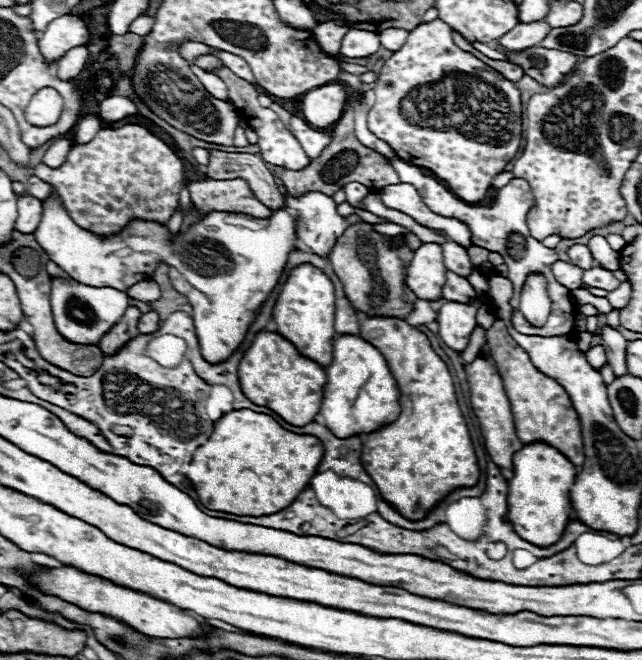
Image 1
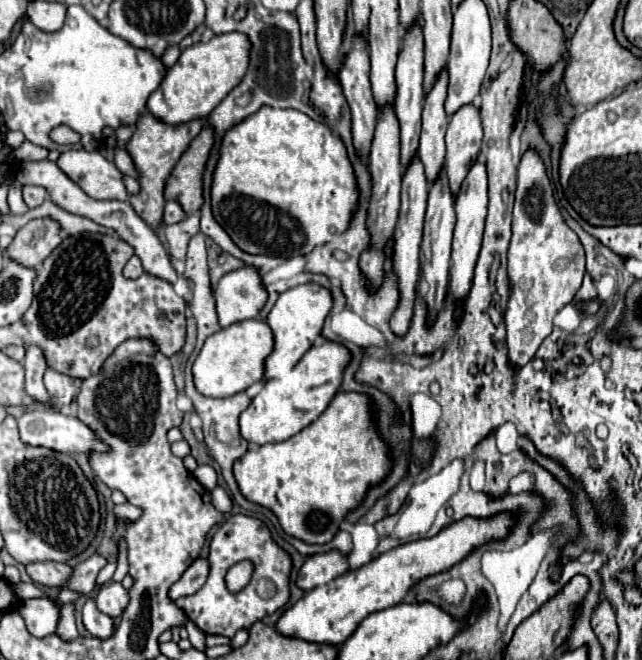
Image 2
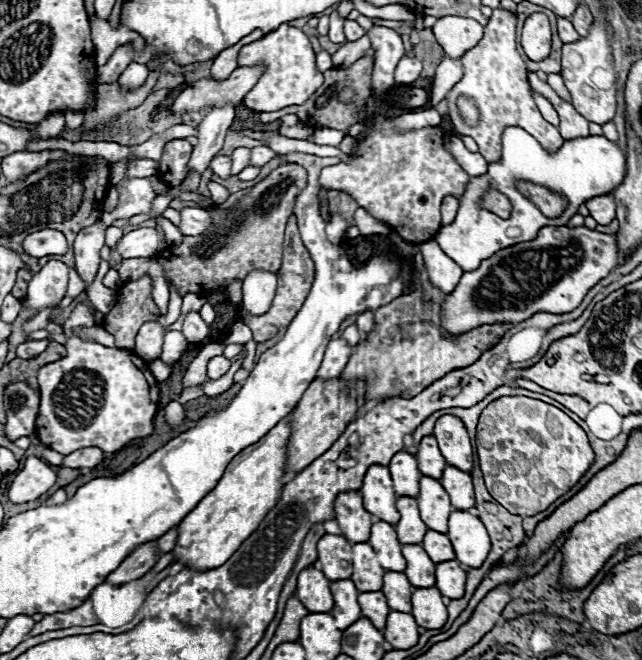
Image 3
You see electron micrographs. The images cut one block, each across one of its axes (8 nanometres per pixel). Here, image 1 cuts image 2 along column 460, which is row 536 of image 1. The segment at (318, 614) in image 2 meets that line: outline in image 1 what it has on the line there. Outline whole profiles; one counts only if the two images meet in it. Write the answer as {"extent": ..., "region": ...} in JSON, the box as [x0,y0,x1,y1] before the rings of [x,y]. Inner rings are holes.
{"extent":[508,444,576,544],"region":[[[524,444],[512,464],[512,478],[508,480],[508,518],[512,520],[514,532],[530,544],[554,544],[570,522],[570,486],[576,478],[576,466],[566,456],[560,456],[556,448],[548,448],[548,444]]]}

